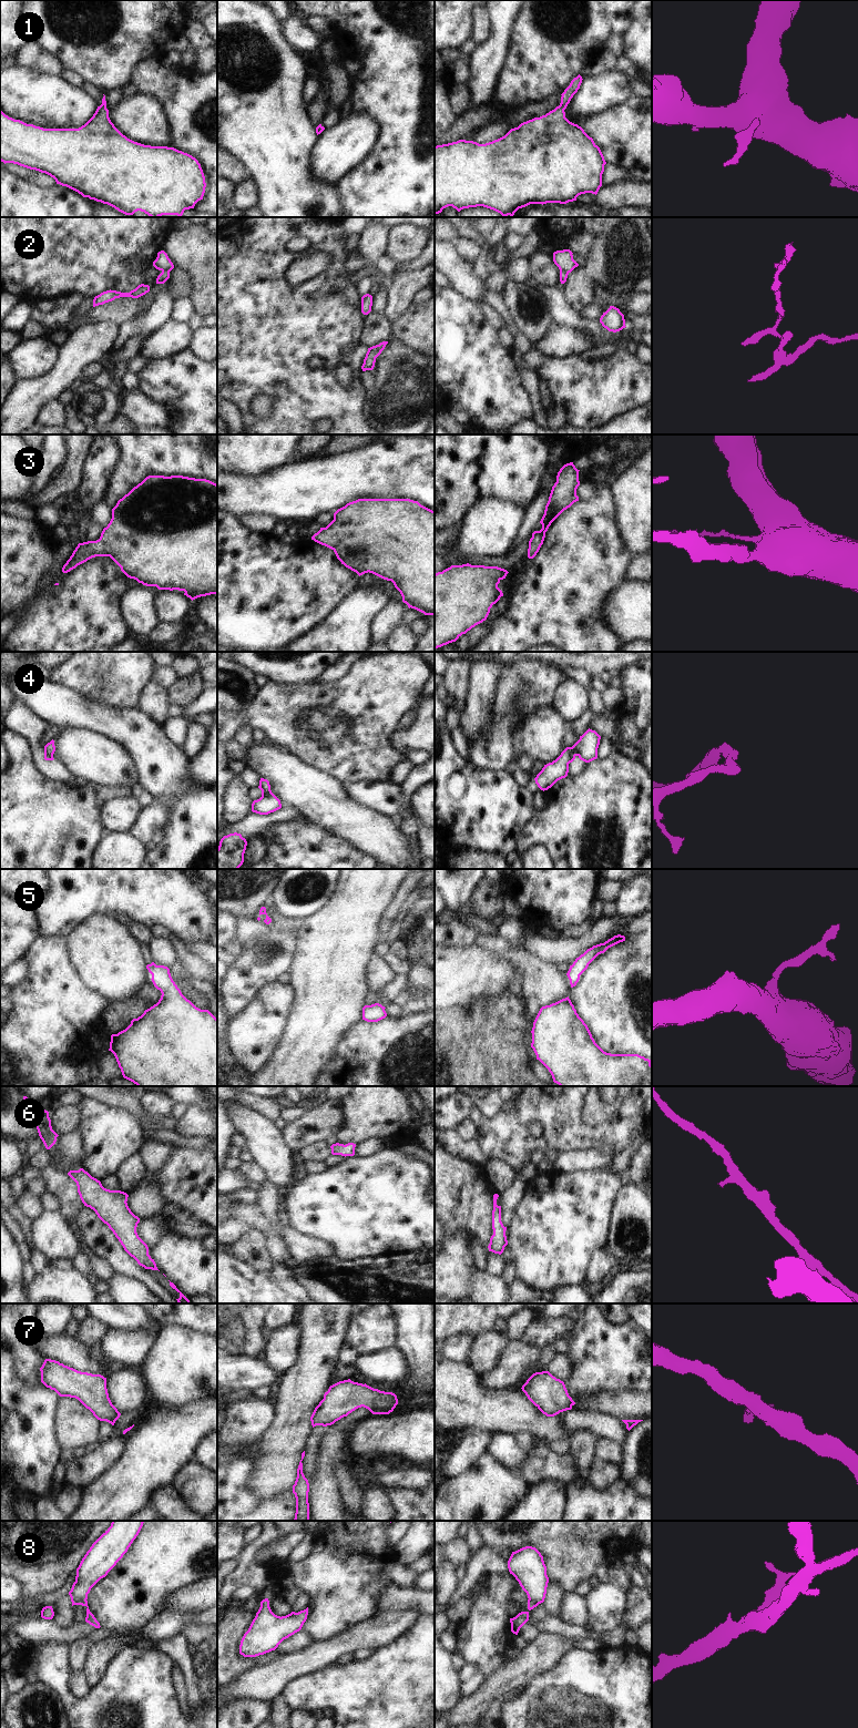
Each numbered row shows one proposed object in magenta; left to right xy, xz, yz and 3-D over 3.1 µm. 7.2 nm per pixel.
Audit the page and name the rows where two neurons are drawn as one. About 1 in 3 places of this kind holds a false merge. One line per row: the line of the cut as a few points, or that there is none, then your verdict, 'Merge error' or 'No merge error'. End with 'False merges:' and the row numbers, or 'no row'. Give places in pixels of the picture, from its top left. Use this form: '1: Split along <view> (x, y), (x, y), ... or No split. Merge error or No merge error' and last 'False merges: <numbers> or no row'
1: No split. No merge error
2: Split along yz (560, 271), (568, 273). Merge error
3: No split. No merge error
4: No split. No merge error
5: No split. No merge error
6: No split. No merge error
7: No split. No merge error
8: No split. No merge error
False merges: 2.

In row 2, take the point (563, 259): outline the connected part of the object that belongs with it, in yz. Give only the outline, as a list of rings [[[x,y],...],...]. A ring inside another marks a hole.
[[[570,249],[556,250],[553,253],[553,262],[560,272],[571,273],[579,264],[573,259],[573,253]]]

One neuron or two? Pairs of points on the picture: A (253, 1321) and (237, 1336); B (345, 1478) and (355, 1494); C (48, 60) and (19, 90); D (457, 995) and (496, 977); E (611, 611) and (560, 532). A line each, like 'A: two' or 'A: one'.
A: two
B: one
C: two
D: one
E: two

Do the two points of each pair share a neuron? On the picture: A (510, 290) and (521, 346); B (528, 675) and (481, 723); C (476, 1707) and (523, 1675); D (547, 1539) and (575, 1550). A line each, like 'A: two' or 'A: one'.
A: two
B: two
C: one
D: one

